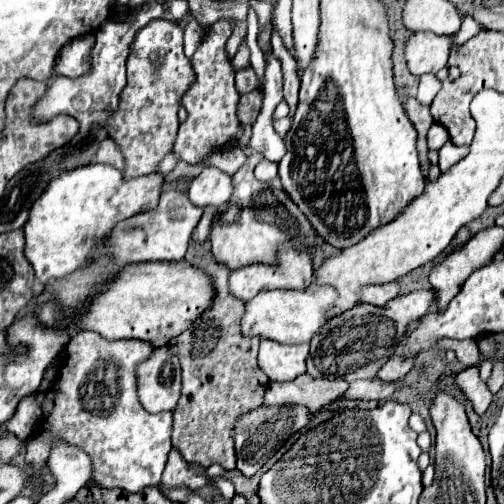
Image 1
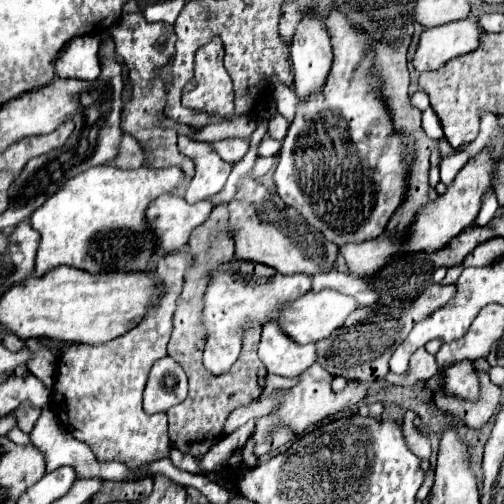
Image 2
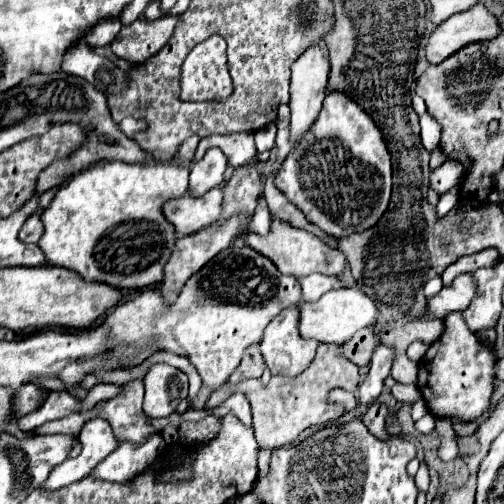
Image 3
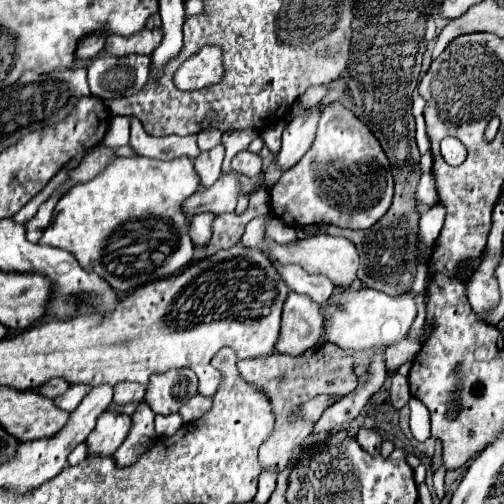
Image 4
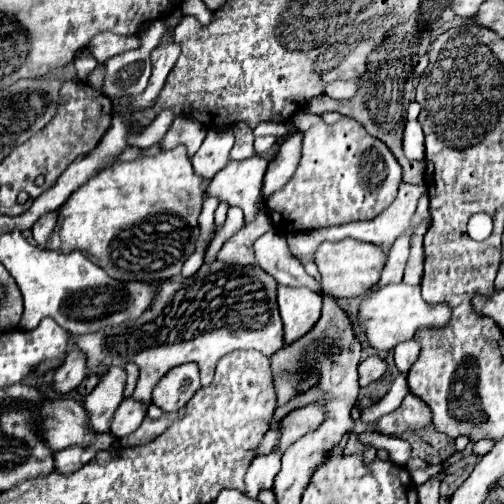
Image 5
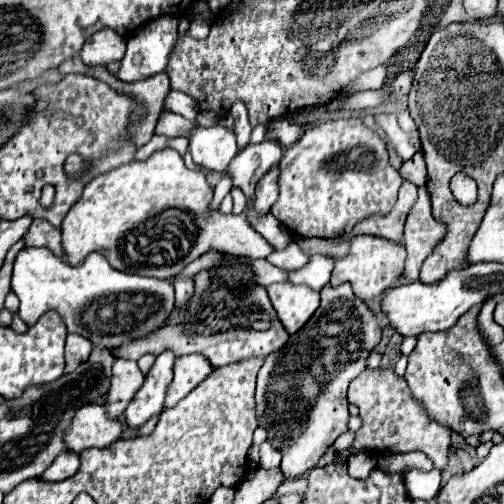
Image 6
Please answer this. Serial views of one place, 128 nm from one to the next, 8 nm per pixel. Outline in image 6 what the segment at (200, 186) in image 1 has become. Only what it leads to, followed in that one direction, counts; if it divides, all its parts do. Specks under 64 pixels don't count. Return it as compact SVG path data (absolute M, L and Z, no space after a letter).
M220 124L196 128L190 138L190 152L194 164L212 172L222 172L238 152L236 134Z

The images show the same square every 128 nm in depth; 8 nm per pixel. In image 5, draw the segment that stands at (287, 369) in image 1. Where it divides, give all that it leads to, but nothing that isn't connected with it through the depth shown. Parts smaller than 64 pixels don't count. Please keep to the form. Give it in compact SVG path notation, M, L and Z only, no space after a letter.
M278 288L278 306L284 322L284 342L292 344L320 318L322 296L308 288Z

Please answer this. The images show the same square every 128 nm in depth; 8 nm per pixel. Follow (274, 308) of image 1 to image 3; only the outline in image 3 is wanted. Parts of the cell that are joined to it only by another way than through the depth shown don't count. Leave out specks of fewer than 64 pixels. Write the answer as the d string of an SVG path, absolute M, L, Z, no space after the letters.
M342 288L342 290L326 292L316 302L302 302L298 330L300 336L304 338L314 338L326 344L344 344L354 336L354 332L366 326L374 326L376 318L378 318L376 304L364 292L360 292L360 288Z

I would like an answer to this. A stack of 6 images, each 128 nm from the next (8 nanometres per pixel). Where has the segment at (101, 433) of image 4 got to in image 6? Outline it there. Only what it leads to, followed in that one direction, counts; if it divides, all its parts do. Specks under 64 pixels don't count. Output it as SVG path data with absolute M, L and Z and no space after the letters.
M164 352L156 358L154 366L144 378L144 384L140 392L132 398L132 404L124 410L124 422L130 428L140 428L150 416L160 414L164 410L164 396L166 388L172 382L172 366L174 366L174 354Z

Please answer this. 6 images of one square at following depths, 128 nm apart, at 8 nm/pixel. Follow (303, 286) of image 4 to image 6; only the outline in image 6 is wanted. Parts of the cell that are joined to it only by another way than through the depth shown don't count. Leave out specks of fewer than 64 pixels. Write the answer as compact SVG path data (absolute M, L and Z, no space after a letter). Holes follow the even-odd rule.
M158 150L144 162L128 162L110 172L94 176L90 184L84 186L80 200L66 214L62 230L62 248L68 264L80 264L90 252L100 252L104 258L110 256L112 268L120 272L132 272L138 276L152 276L170 280L180 274L192 260L206 254L210 248L228 252L232 256L250 256L250 258L268 258L274 248L264 240L254 228L246 224L246 216L222 214L210 210L212 188L206 182L204 172L194 172L184 166L182 156L176 150ZM316 254L304 268L288 272L288 282L306 284L306 286L310 286L314 290L320 290L322 286L328 284L332 266L334 266L332 258L324 258L322 254Z

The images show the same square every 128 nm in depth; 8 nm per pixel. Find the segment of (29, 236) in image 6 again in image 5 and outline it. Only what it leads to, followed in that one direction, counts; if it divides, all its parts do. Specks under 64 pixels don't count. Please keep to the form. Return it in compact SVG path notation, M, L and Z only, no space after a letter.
M48 212L48 214L40 216L40 220L32 226L32 238L36 240L36 244L40 244L40 246L46 244L48 234L52 234L52 230L56 226L56 218L58 218L56 212Z

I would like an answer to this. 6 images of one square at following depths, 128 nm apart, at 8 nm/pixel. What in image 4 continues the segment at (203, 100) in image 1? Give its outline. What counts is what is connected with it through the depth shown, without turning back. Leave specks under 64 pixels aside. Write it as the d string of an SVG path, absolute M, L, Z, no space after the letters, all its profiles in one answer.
M202 46L174 74L174 84L180 90L200 90L218 84L224 78L224 62L220 46Z

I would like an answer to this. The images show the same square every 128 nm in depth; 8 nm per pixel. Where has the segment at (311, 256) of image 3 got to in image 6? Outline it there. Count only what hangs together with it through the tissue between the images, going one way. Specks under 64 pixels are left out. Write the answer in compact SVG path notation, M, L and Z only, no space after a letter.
M356 236L356 238L350 240L350 250L344 258L336 258L332 254L326 254L326 256L334 258L334 270L332 270L330 284L340 286L344 282L350 282L356 296L362 298L362 300L368 300L368 298L382 296L384 290L394 286L394 282L402 276L406 250L402 248L402 244L394 244L394 242L384 240L384 238Z

